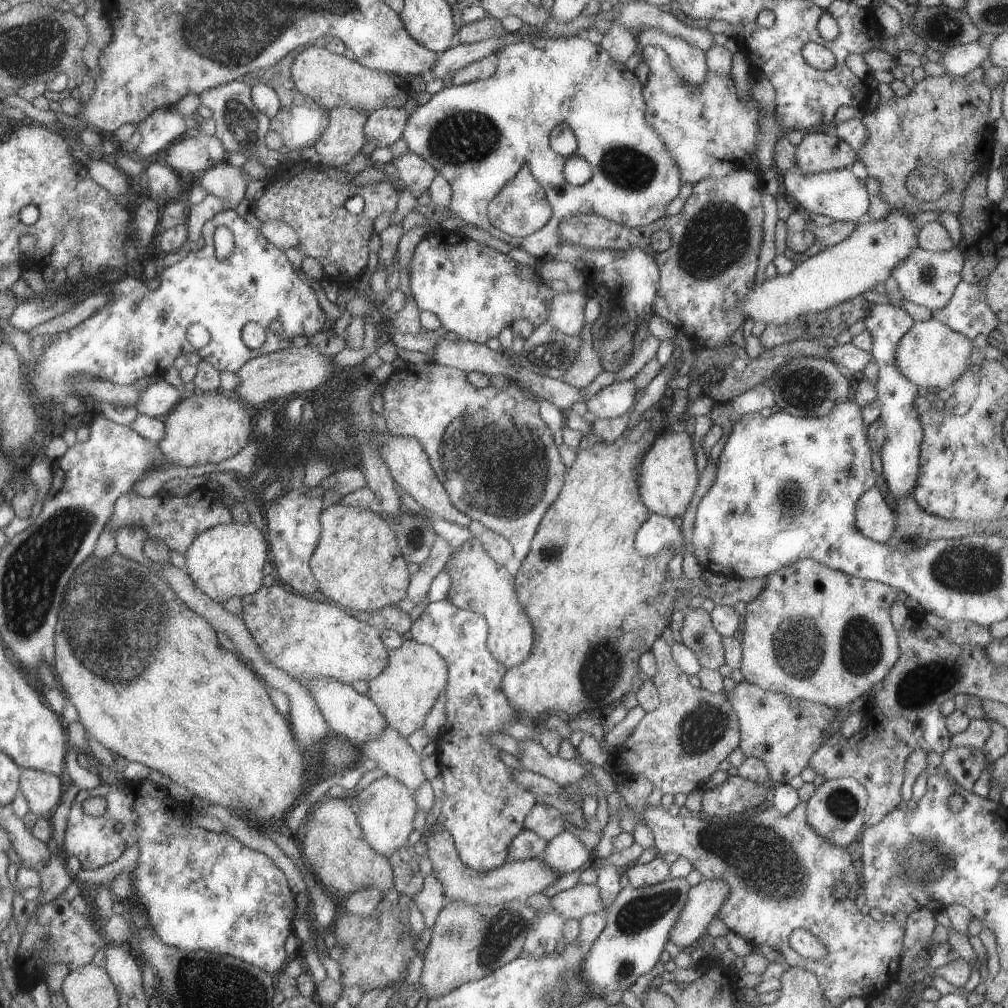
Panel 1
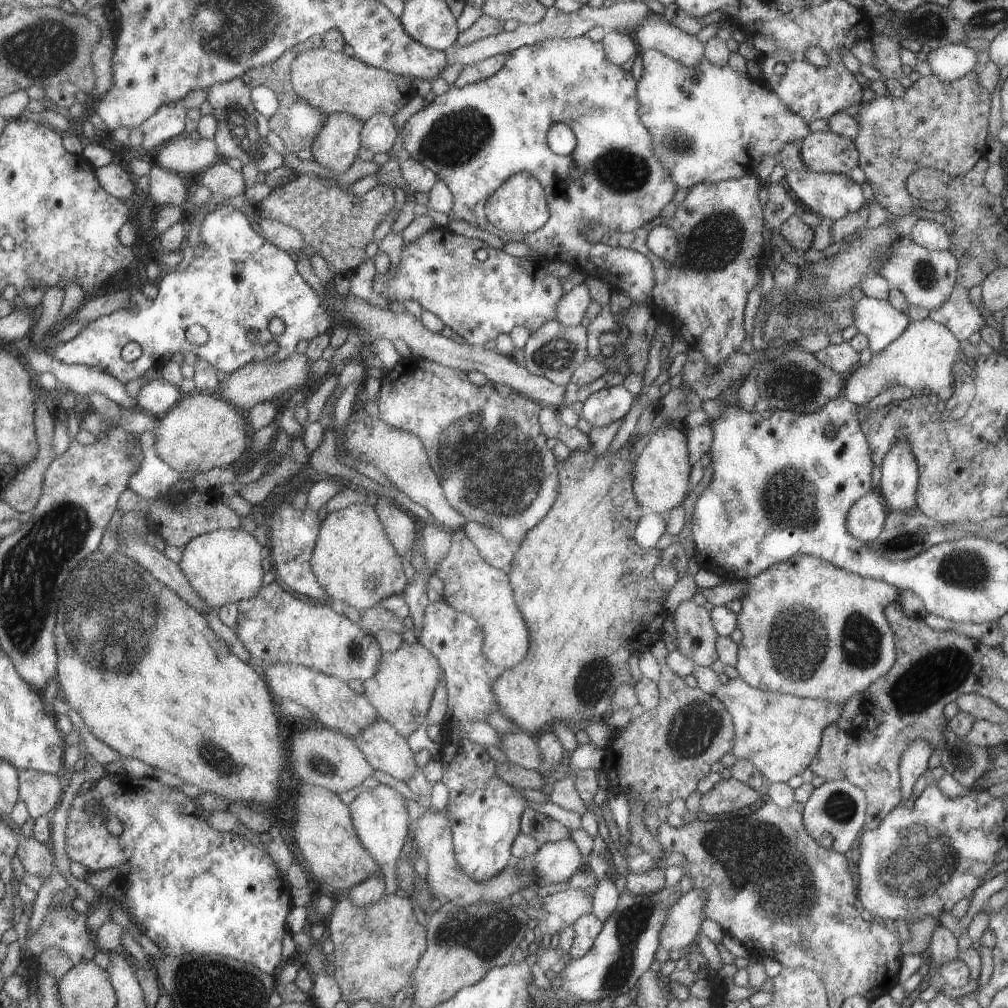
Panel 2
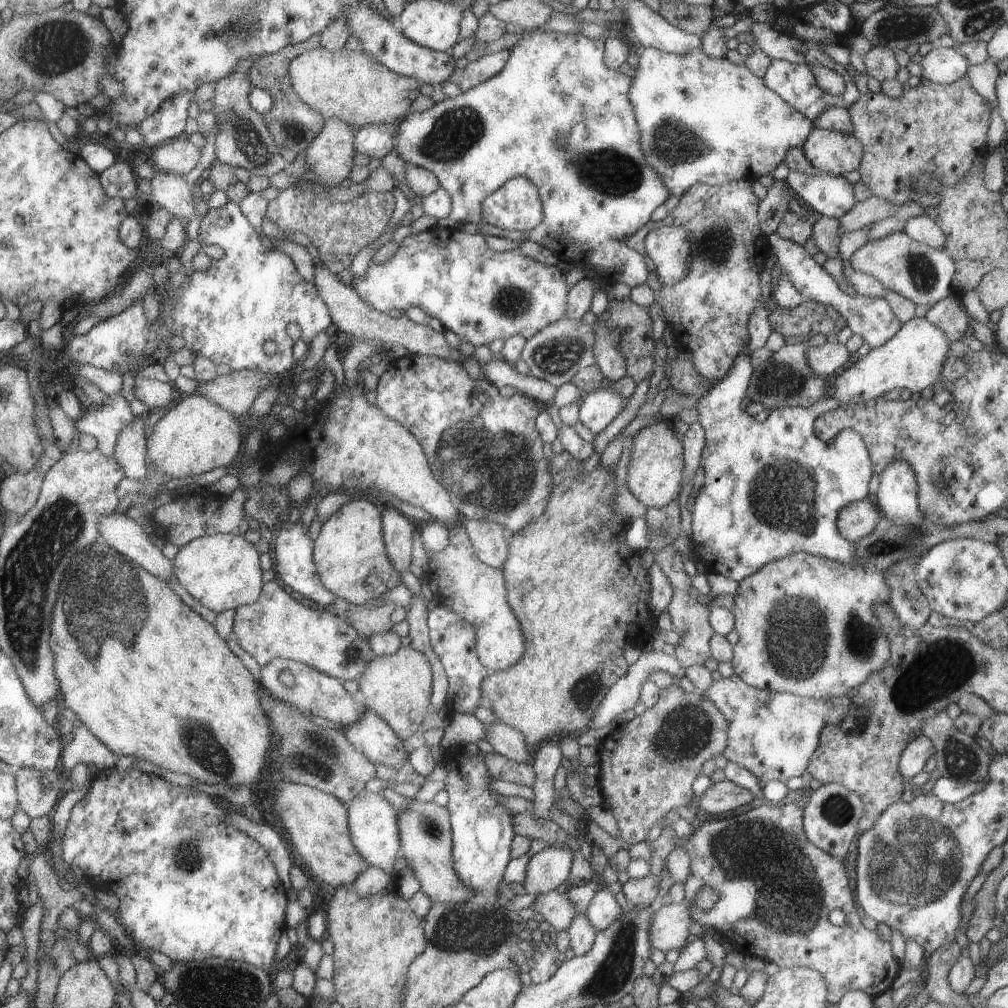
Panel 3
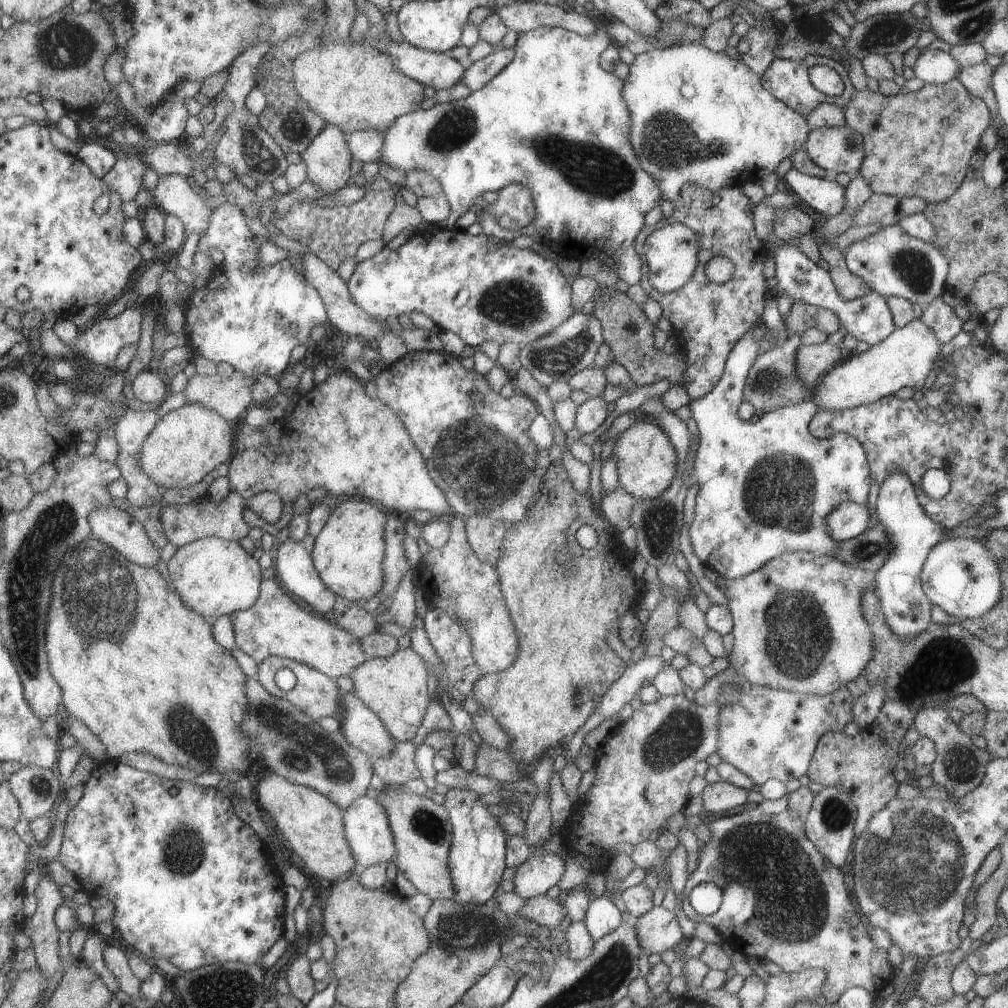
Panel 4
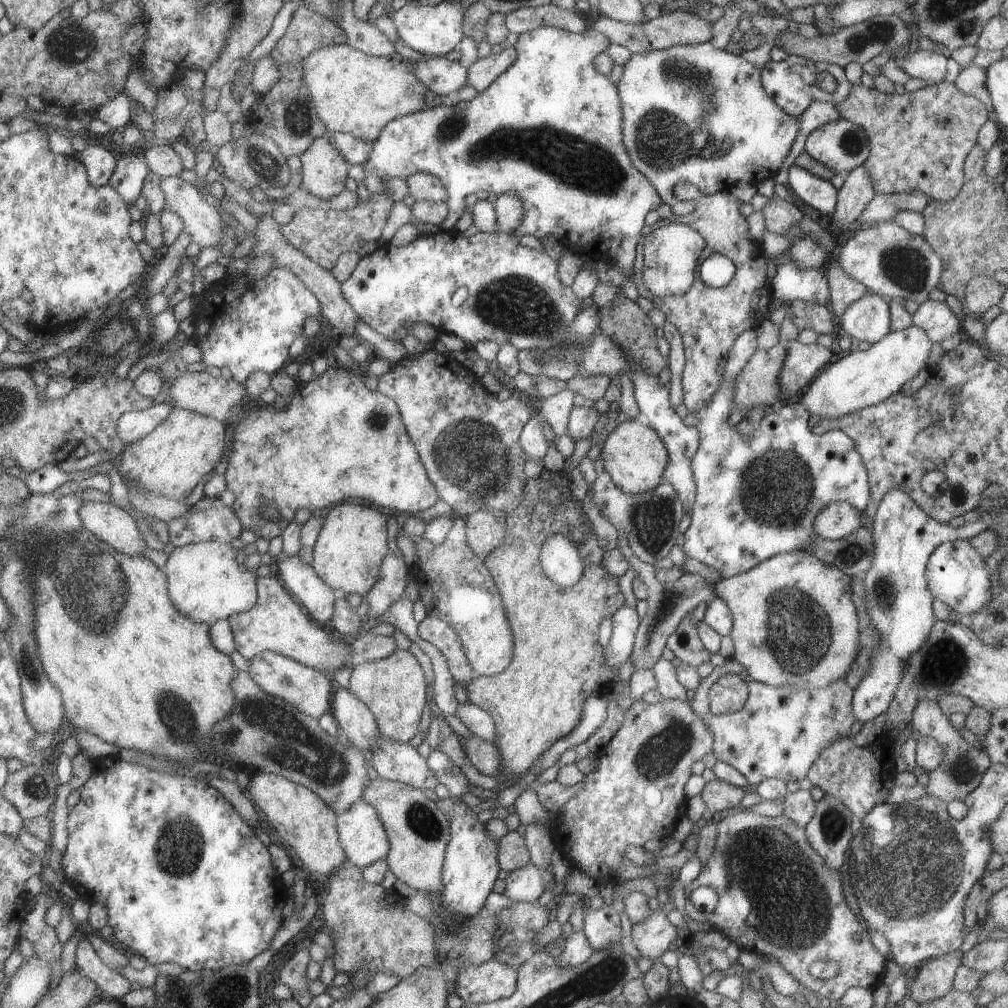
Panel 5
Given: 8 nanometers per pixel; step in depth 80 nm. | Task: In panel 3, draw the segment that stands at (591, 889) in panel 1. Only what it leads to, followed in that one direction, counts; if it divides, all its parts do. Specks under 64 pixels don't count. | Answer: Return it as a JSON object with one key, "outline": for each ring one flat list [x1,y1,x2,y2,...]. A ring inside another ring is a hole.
{"outline":[[547,891,538,894,528,908,537,919,548,922,554,932,566,930,570,920,575,916,573,905,569,903,566,892]]}

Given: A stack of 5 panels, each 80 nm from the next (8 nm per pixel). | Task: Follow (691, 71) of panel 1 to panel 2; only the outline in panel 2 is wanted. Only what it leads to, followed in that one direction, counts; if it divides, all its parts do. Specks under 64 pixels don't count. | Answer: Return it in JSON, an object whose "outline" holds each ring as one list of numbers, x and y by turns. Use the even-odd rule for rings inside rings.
{"outline":[[653,13,630,33,638,50,655,49,684,67,693,67,704,56,703,43,695,36,683,32,675,25]]}

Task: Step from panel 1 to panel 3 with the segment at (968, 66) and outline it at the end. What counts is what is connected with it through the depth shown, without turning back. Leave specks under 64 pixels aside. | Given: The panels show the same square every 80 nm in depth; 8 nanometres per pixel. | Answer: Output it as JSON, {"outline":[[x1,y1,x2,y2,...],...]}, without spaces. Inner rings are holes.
{"outline":[[940,47,929,50,919,63,921,66,920,79,925,79,941,85,951,84,963,77,969,66,967,60,951,47]]}

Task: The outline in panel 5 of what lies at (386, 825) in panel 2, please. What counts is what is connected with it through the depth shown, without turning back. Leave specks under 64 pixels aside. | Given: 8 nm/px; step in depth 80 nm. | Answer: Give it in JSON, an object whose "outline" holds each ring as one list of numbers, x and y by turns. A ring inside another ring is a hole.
{"outline":[[359,799,336,816,338,841,351,864,362,869,386,857,389,845,377,813]]}

